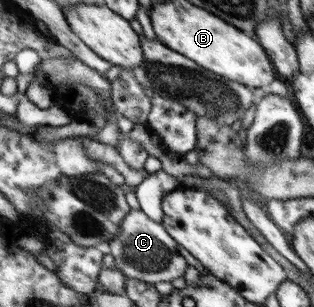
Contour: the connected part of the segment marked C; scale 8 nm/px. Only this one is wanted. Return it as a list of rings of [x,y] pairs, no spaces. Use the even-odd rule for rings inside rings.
[[[129,209],[129,213],[123,217],[120,230],[107,245],[114,257],[114,267],[123,272],[127,279],[138,279],[153,285],[159,281],[172,283],[183,277],[188,266],[177,249],[177,242],[167,233],[163,224],[151,220],[141,209]]]

